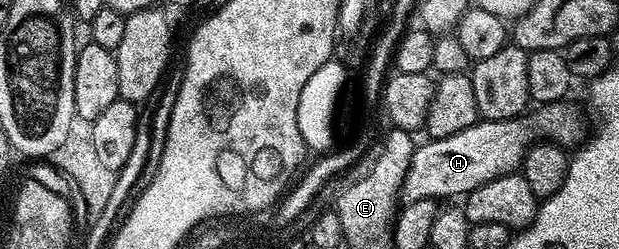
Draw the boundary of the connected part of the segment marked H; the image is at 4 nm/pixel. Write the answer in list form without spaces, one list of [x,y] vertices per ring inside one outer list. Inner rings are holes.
[[[565,99],[553,101],[535,107],[535,112],[512,117],[511,120],[479,120],[468,130],[460,130],[448,138],[439,140],[427,139],[426,144],[419,143],[412,154],[412,162],[408,166],[408,174],[404,174],[402,183],[401,199],[406,204],[415,204],[421,200],[437,201],[438,196],[465,197],[467,192],[484,186],[484,182],[492,182],[501,176],[507,176],[510,172],[518,172],[522,167],[522,160],[526,157],[526,151],[535,142],[549,142],[561,146],[578,146],[587,139],[586,120],[582,112],[574,104],[568,104]]]

